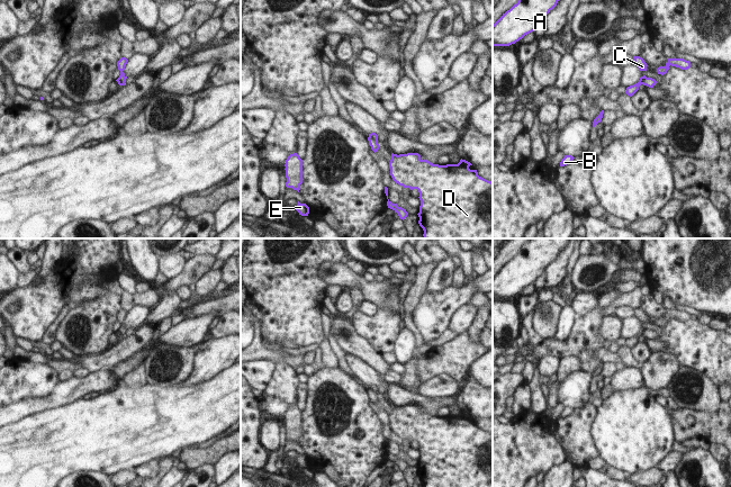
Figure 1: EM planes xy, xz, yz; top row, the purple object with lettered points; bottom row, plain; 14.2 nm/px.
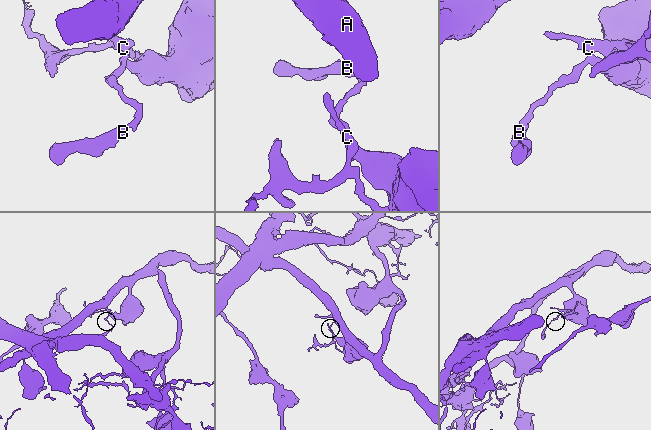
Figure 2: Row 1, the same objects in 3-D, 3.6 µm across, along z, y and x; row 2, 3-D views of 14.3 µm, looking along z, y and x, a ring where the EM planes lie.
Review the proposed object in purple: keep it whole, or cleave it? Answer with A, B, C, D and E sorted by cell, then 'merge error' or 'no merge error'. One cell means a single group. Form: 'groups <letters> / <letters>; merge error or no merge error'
groups A D / B C E; merge error

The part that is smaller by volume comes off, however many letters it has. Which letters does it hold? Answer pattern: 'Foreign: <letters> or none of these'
Foreign: B, C, E.

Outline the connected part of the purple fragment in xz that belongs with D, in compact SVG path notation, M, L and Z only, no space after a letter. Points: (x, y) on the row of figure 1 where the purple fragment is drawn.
M418 153L391 154L389 168L392 180L404 188L417 189L419 192L421 206L417 215L419 217L418 224L424 231L424 238L493 238L493 182L479 177L477 170L469 169L470 165L472 165L470 162L462 159L458 164L439 165L422 160Z

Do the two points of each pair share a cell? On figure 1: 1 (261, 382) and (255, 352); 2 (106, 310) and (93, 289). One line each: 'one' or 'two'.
1: two
2: two

